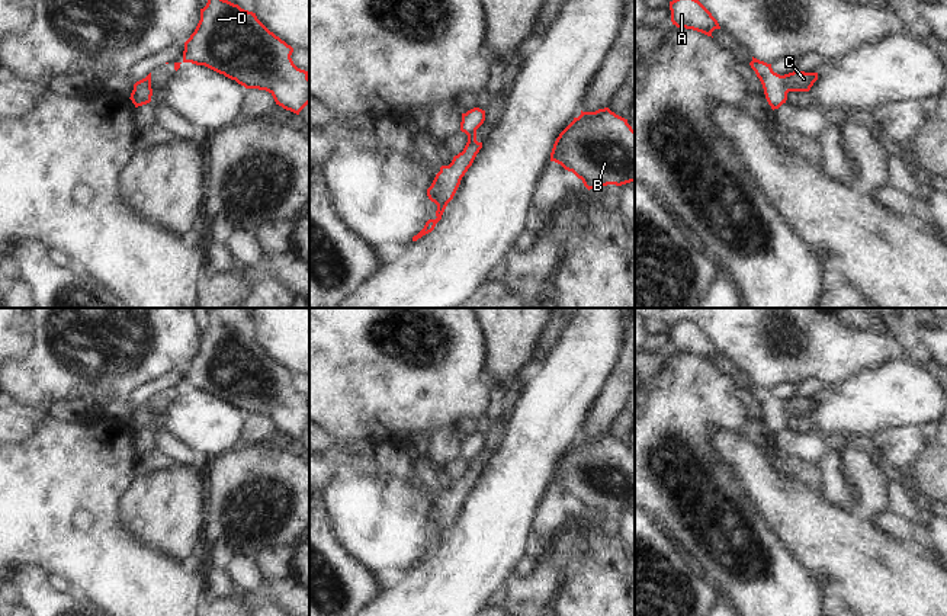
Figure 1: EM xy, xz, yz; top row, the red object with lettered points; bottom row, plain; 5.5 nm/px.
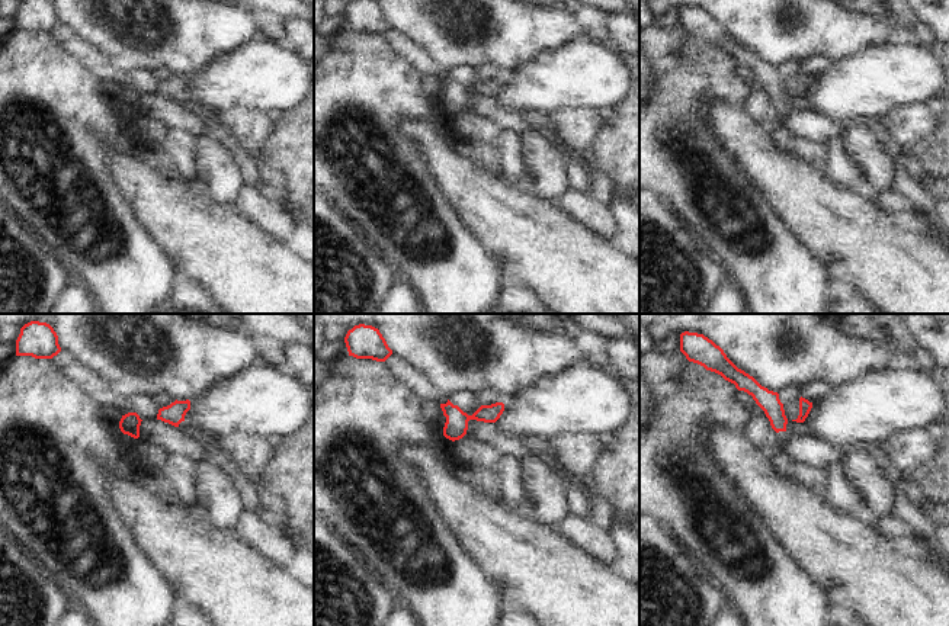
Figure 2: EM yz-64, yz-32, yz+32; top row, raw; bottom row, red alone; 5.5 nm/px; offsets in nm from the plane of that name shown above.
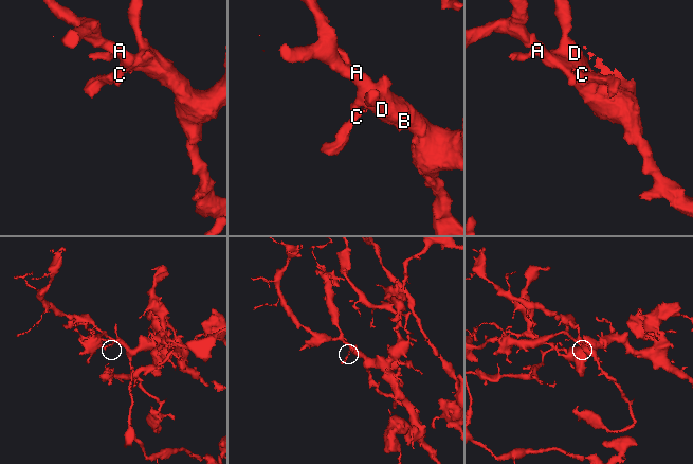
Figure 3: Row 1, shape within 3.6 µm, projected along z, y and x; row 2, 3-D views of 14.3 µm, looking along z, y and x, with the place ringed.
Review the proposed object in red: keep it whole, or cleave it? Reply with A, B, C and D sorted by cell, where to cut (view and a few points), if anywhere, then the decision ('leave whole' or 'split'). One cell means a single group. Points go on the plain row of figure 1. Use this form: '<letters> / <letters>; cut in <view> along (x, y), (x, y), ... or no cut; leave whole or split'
A B D / C; cut in yz along (782, 401), (783, 410), (789, 416); split

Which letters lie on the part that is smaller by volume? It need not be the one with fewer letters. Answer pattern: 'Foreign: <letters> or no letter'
Foreign: C

